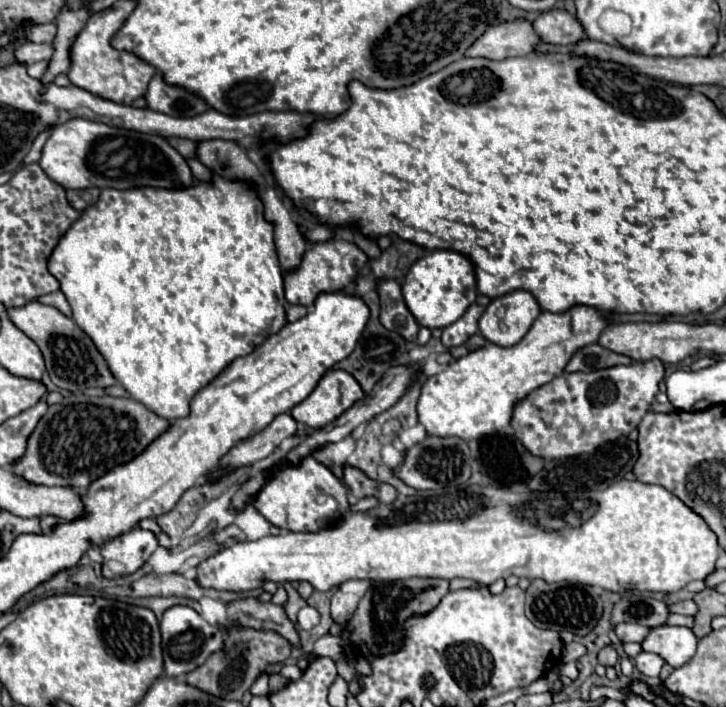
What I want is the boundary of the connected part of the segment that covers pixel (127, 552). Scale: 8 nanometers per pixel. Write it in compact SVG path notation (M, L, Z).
M134 528L126 534L120 534L118 538L112 538L106 542L106 546L100 548L102 576L120 578L140 570L156 548L156 536L144 528Z

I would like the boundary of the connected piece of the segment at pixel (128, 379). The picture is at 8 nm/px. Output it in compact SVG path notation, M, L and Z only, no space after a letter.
M212 172L210 182L198 180L194 186L184 190L166 190L152 186L130 190L104 188L98 202L88 206L80 214L80 218L60 236L48 258L48 272L60 282L60 288L72 308L74 320L78 322L78 326L82 326L82 330L86 330L86 334L90 334L92 342L98 346L106 362L110 362L110 370L114 370L114 376L128 390L130 398L142 402L146 408L166 420L188 416L190 400L200 388L214 380L234 358L254 352L270 334L276 334L286 324L284 278L280 274L278 254L274 246L274 224L264 218L264 206L252 180L228 180L216 172Z

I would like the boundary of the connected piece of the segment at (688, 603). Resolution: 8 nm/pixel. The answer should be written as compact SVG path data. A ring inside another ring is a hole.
M684 600L684 602L678 602L678 604L672 604L670 606L670 612L676 612L676 614L690 614L694 616L698 612L698 606L694 600Z

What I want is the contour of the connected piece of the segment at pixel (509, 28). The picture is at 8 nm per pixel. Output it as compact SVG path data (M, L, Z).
M524 18L500 22L490 26L474 46L466 52L466 56L504 60L510 56L528 56L532 54L542 40L538 38L534 24Z

